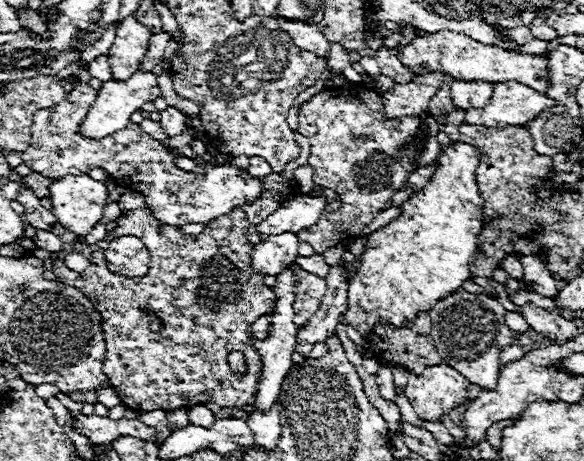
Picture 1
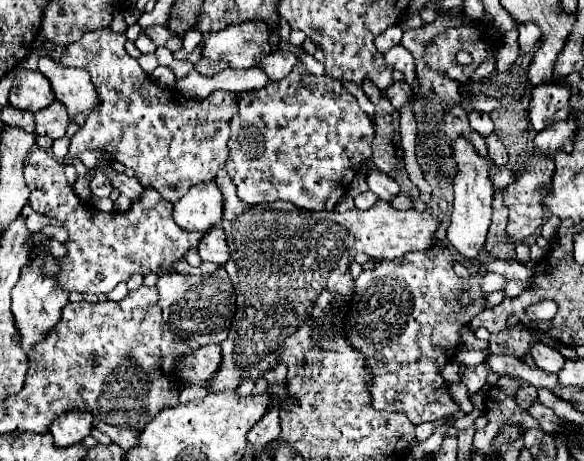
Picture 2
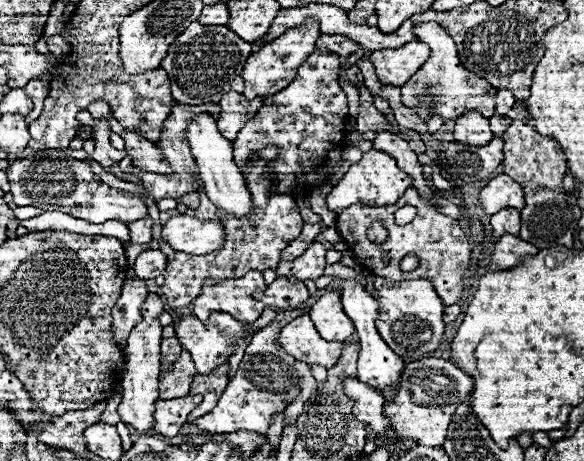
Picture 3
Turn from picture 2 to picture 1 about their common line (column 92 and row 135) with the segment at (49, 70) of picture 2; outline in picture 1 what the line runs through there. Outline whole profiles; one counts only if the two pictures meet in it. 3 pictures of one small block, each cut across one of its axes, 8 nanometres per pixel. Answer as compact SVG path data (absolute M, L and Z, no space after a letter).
M136 72L132 74L128 80L118 82L118 80L110 80L104 82L96 102L92 104L92 110L88 112L88 118L84 120L84 126L80 126L80 132L88 138L106 138L108 134L114 134L116 130L124 130L124 126L128 126L132 112L136 112L138 108L142 108L142 104L156 100L160 96L160 88L156 82L156 74L152 72Z

